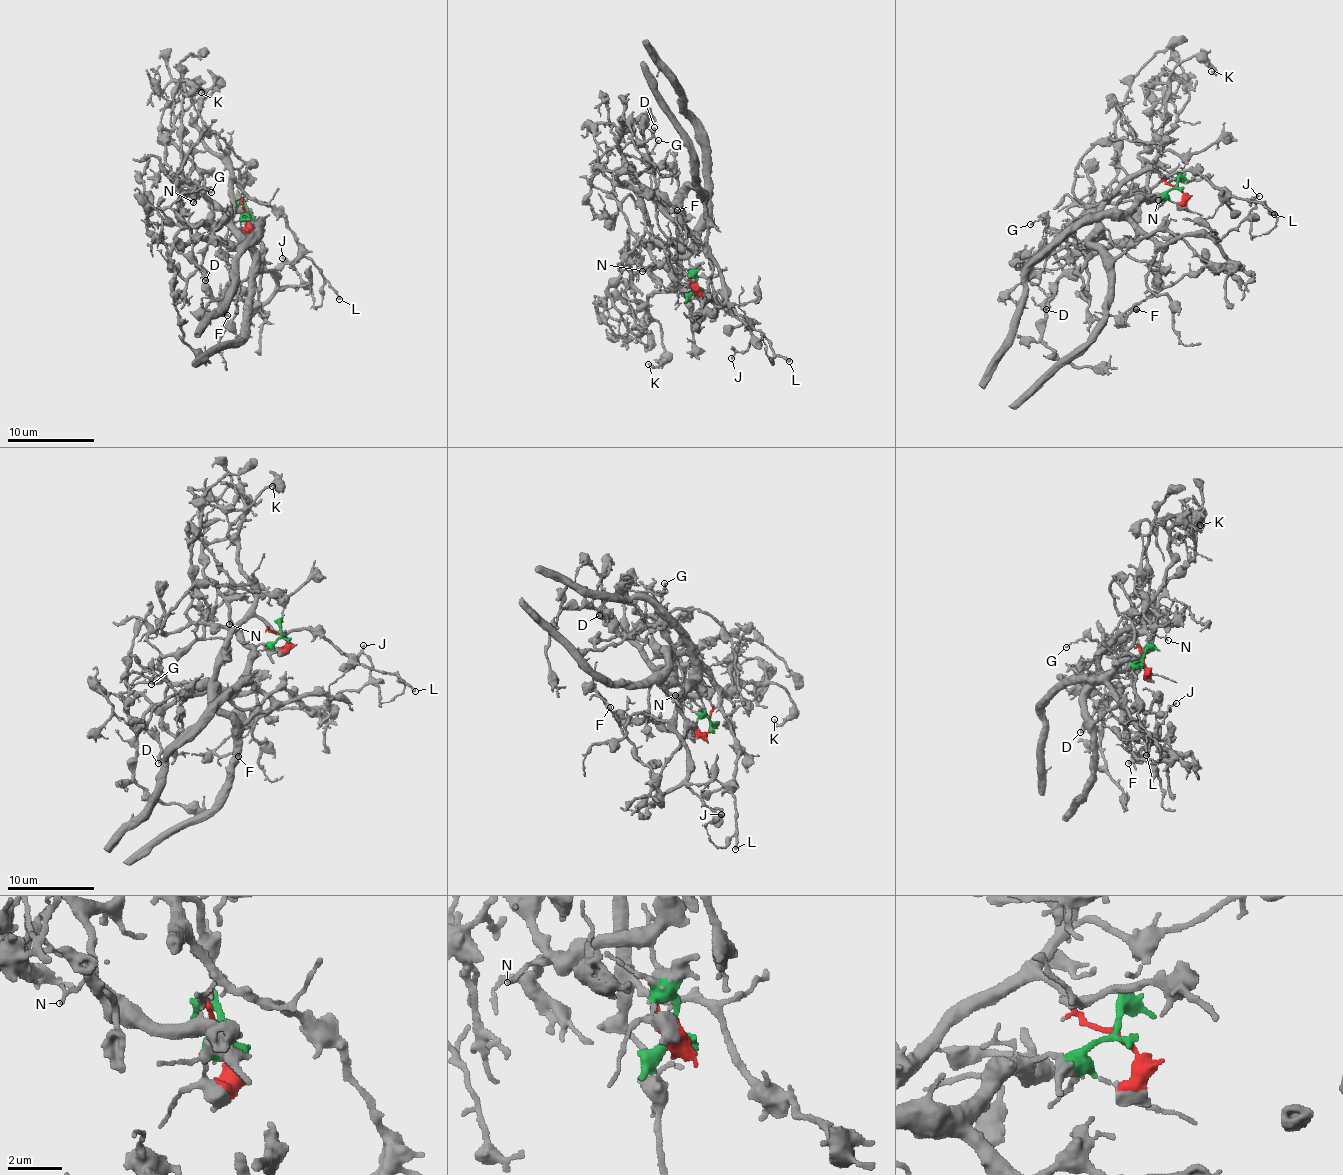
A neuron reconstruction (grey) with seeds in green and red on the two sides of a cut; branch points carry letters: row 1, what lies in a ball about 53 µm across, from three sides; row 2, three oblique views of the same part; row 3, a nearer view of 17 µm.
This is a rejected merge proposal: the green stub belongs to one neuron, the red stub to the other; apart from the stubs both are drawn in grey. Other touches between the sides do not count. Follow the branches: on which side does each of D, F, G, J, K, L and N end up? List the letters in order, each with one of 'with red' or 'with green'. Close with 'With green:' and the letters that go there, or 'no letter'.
D: with green
F: with green
G: with green
J: with green
K: with red
L: with red
N: with green
With green: D, F, G, J, N

